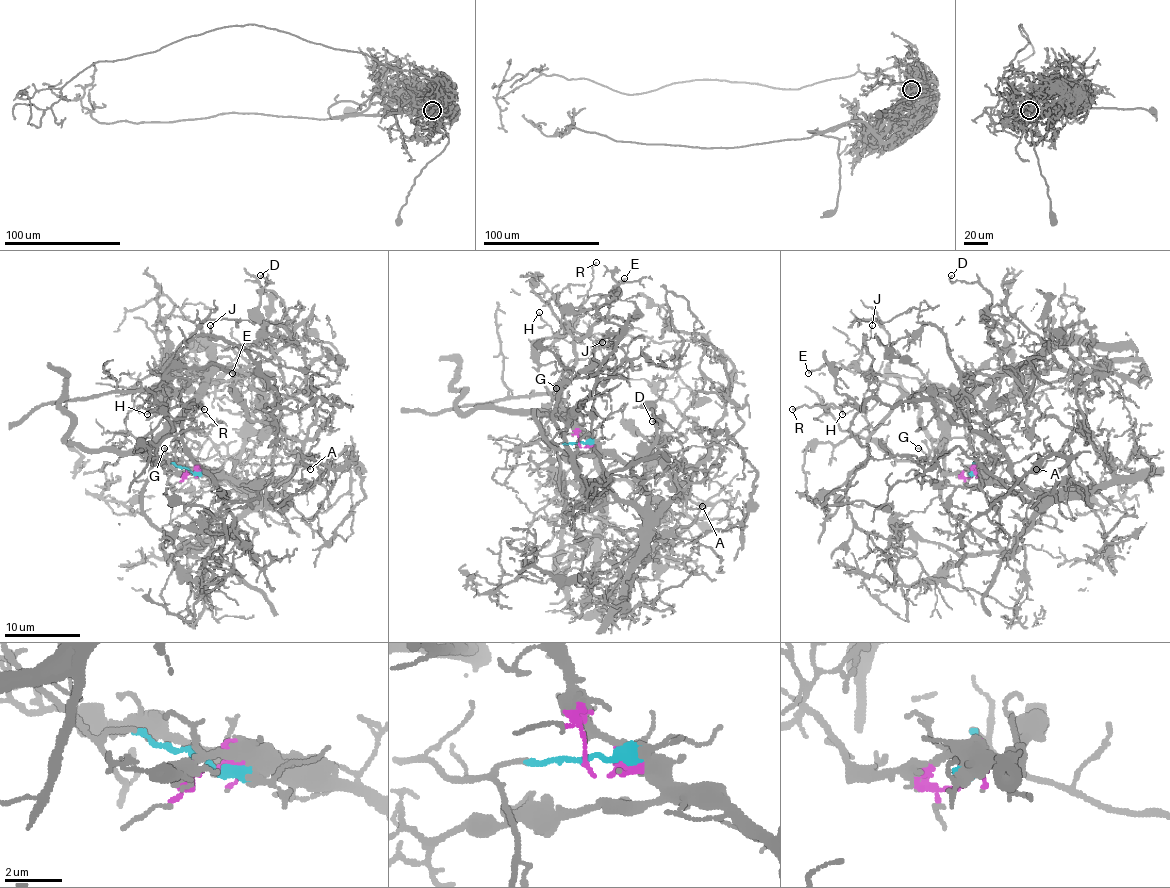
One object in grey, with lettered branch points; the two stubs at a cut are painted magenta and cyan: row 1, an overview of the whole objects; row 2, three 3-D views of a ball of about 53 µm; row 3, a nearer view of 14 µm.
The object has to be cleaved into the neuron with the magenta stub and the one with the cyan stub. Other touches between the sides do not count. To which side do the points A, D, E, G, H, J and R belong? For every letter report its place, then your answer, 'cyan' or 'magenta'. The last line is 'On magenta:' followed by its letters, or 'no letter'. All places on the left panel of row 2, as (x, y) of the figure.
A: at (310, 469); magenta
D: at (260, 275); magenta
E: at (232, 373); cyan
G: at (164, 448); magenta
H: at (147, 414); magenta
J: at (210, 325); cyan
R: at (204, 409); magenta
On magenta: A, D, G, H, R

